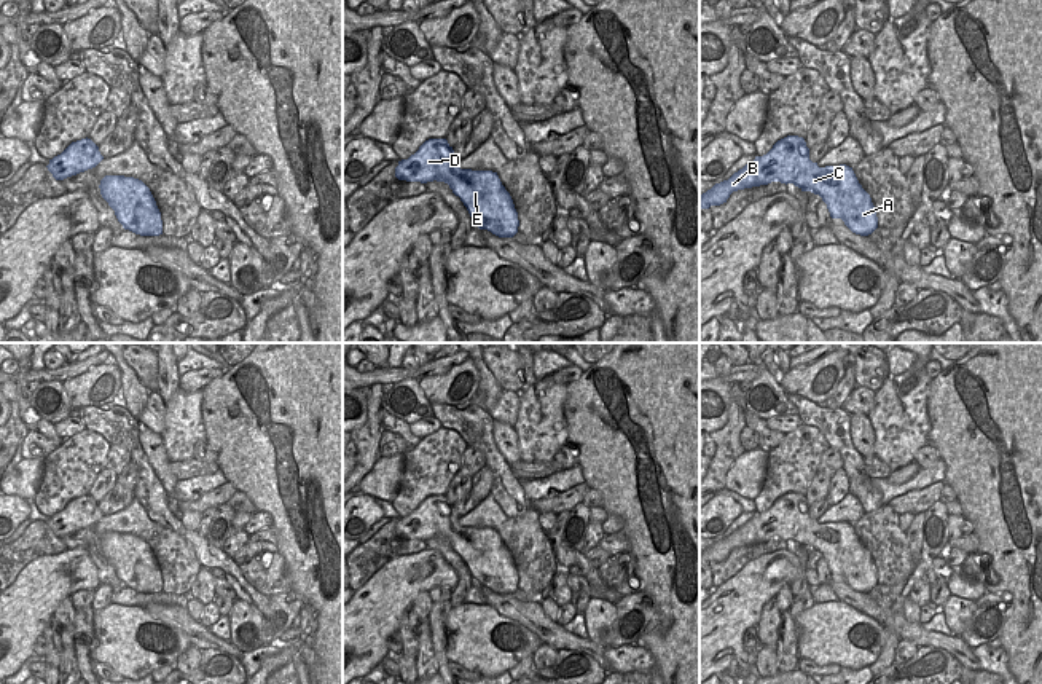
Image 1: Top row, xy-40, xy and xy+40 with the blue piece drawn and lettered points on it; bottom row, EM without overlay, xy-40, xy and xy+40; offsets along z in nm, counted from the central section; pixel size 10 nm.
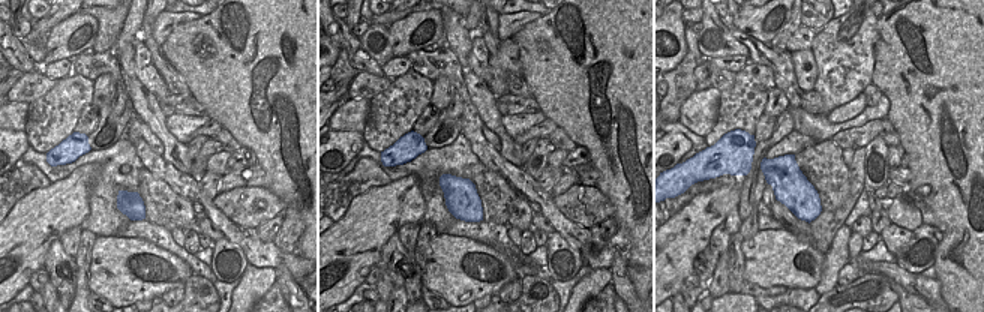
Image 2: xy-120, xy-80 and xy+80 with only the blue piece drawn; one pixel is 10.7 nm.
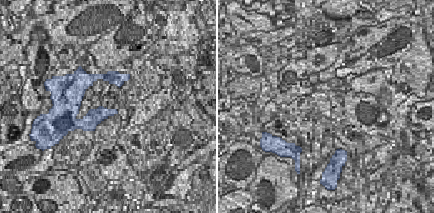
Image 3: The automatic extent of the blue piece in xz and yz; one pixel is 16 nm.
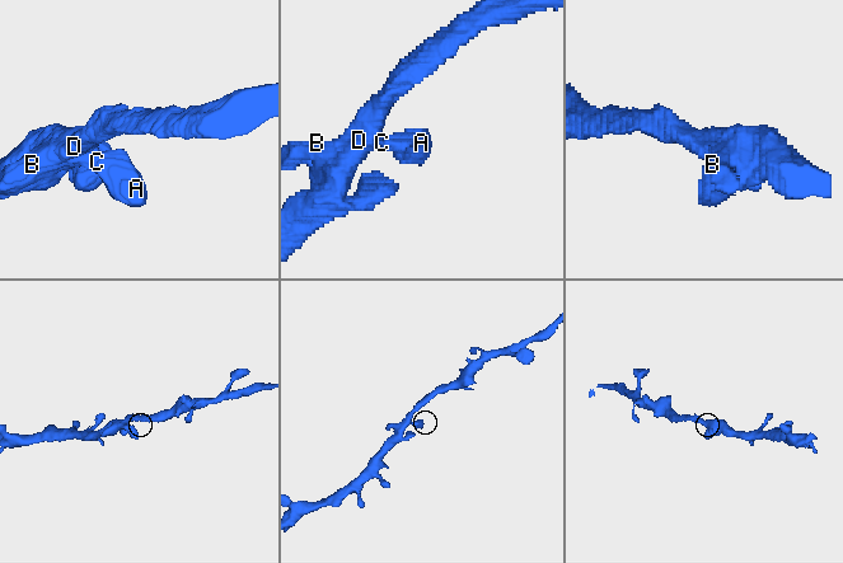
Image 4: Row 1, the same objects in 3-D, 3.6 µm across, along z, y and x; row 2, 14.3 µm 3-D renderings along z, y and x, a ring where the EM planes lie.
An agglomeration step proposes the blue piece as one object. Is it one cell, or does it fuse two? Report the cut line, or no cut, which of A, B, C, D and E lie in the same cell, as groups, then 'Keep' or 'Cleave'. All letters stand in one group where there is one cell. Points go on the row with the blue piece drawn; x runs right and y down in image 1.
No split. Groups: A B C D E. Keep

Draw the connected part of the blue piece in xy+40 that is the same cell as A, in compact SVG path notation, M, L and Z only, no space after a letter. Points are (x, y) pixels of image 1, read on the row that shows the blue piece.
M798 136L778 140L766 155L755 156L728 180L699 195L699 209L727 202L733 191L771 182L793 183L801 191L819 195L830 217L841 218L856 234L868 236L878 228L876 209L852 167L846 164L819 167L809 159L809 148Z

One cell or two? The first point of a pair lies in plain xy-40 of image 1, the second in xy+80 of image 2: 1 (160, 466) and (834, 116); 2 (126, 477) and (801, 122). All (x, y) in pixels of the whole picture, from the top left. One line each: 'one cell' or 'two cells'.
1: two cells
2: two cells

